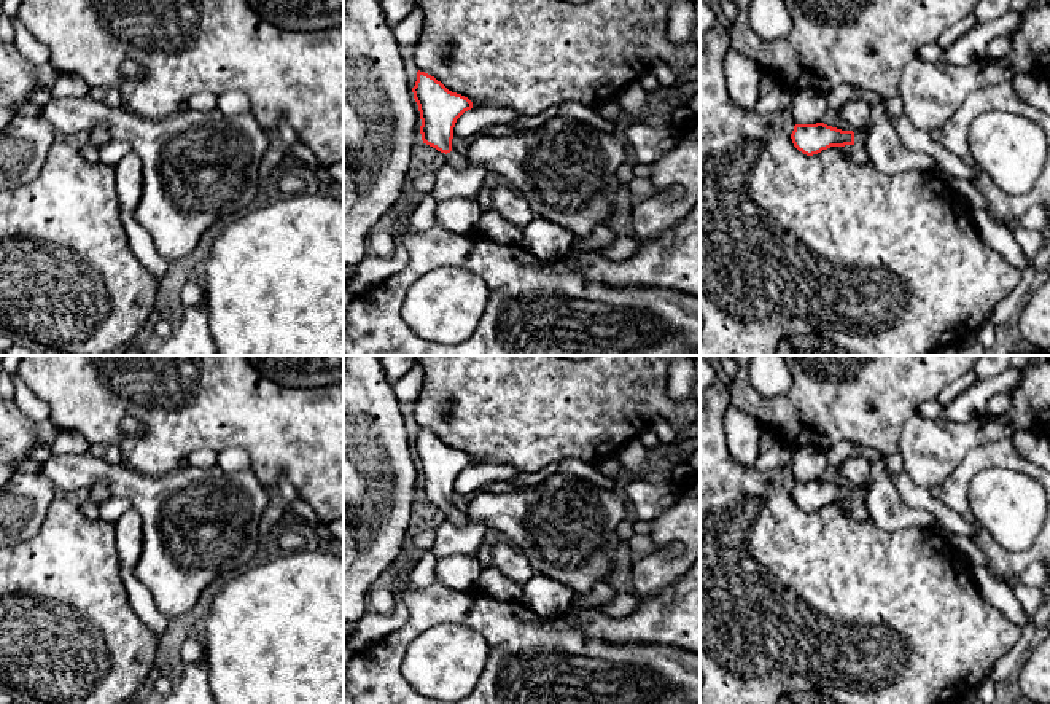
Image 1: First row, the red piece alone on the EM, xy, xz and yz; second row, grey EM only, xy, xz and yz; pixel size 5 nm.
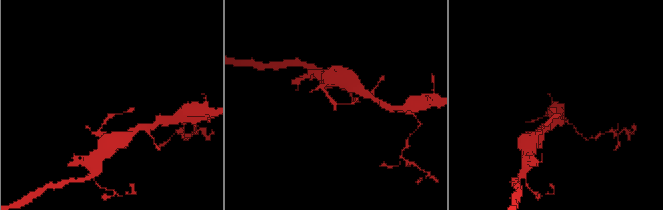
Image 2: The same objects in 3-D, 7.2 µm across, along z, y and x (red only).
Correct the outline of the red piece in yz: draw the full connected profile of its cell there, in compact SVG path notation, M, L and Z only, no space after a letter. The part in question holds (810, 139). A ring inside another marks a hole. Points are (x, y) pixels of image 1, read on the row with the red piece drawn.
M824 123L795 124L791 134L794 147L807 156L813 156L830 147L864 145L867 127L862 131L842 131Z

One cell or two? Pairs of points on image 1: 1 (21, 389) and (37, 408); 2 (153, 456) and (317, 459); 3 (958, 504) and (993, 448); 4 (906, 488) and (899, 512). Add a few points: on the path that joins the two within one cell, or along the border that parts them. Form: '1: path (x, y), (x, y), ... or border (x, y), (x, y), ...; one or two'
1: path (23, 394), (32, 403); one
2: path (194, 430), (276, 430); one
3: path (958, 489), (958, 481), (979, 461); one
4: border (890, 478), (906, 504), (926, 510), (936, 518); two

